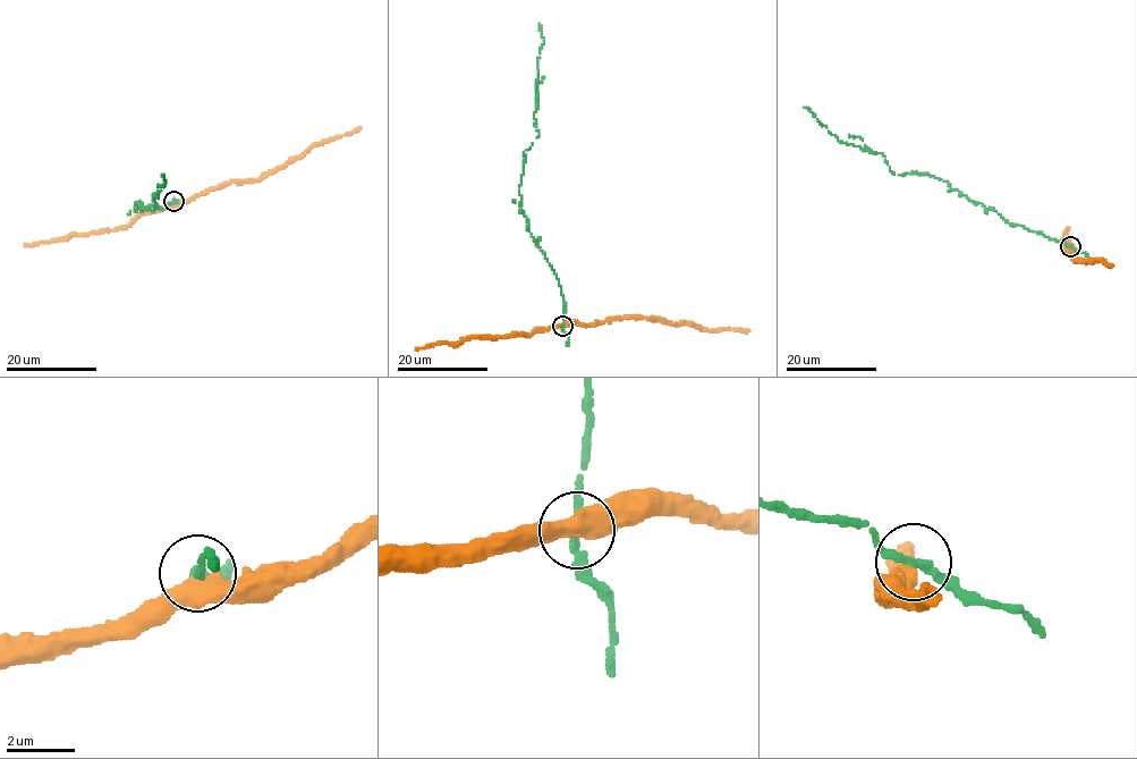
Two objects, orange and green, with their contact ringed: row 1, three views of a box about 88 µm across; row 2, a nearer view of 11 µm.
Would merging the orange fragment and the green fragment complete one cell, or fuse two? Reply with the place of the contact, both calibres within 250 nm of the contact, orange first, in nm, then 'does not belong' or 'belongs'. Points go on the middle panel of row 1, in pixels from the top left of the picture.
place (562, 326); calibres 420 and 240 nm; does not belong

